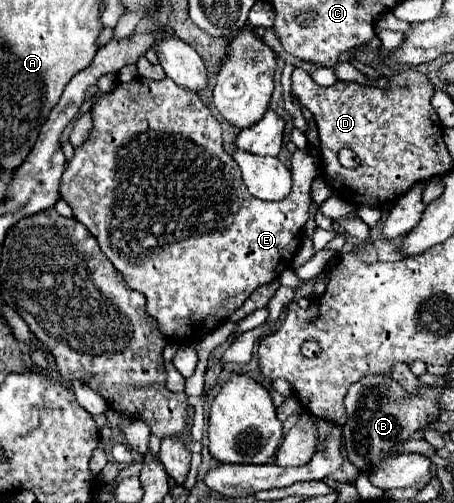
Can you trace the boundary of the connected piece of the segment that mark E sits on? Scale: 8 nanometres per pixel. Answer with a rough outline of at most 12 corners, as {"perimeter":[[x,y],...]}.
{"perimeter":[[171,78],[99,94],[61,198],[195,344],[301,246]]}

